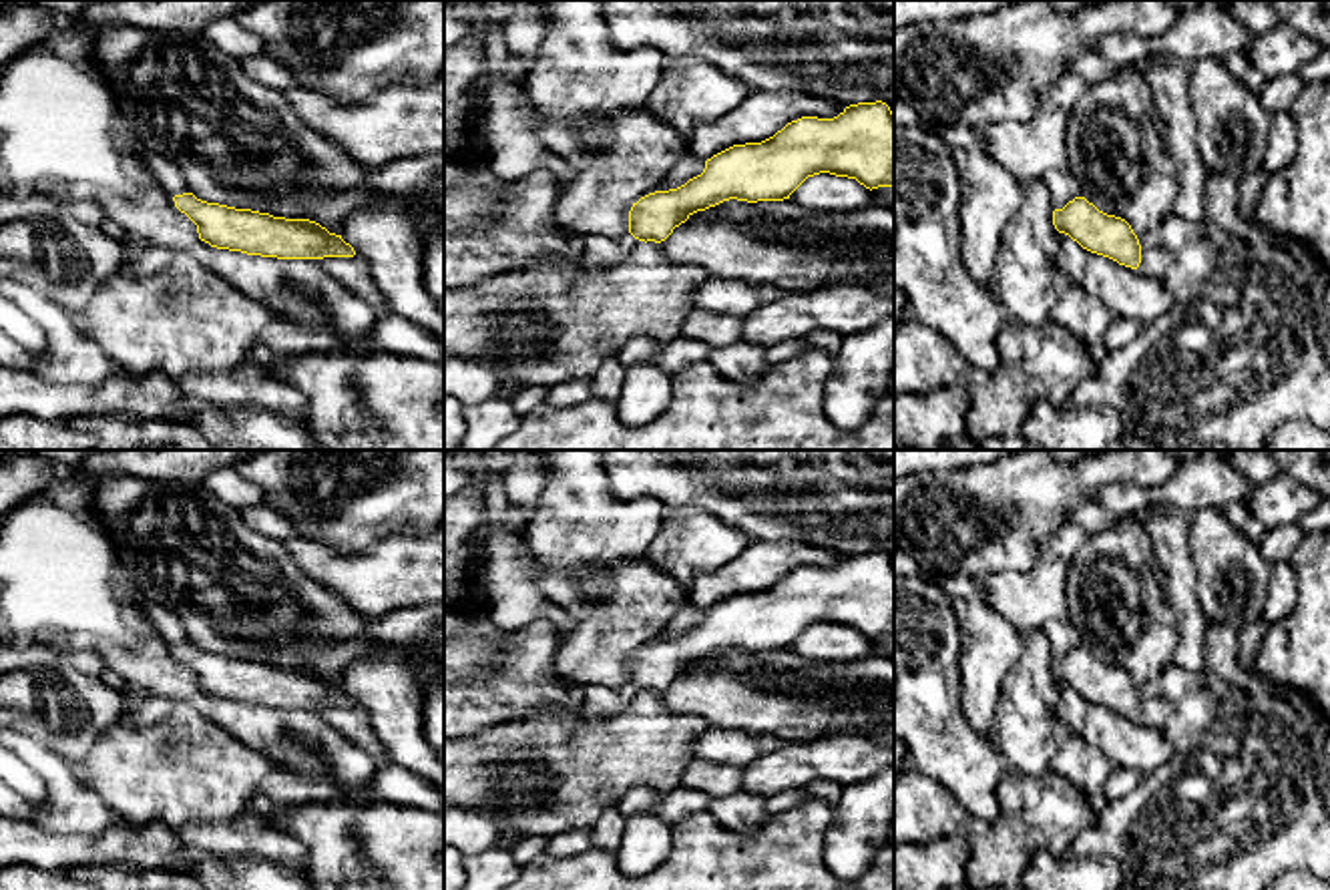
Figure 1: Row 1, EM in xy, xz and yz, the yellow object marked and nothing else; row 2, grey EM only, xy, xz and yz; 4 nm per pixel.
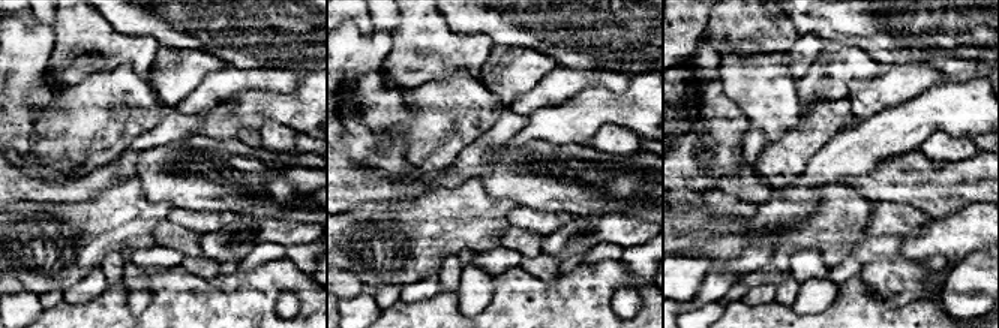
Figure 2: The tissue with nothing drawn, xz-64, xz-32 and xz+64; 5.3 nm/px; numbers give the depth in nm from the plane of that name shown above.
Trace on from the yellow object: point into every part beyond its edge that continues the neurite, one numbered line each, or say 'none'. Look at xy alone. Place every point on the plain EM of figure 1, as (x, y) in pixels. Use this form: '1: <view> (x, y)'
none

